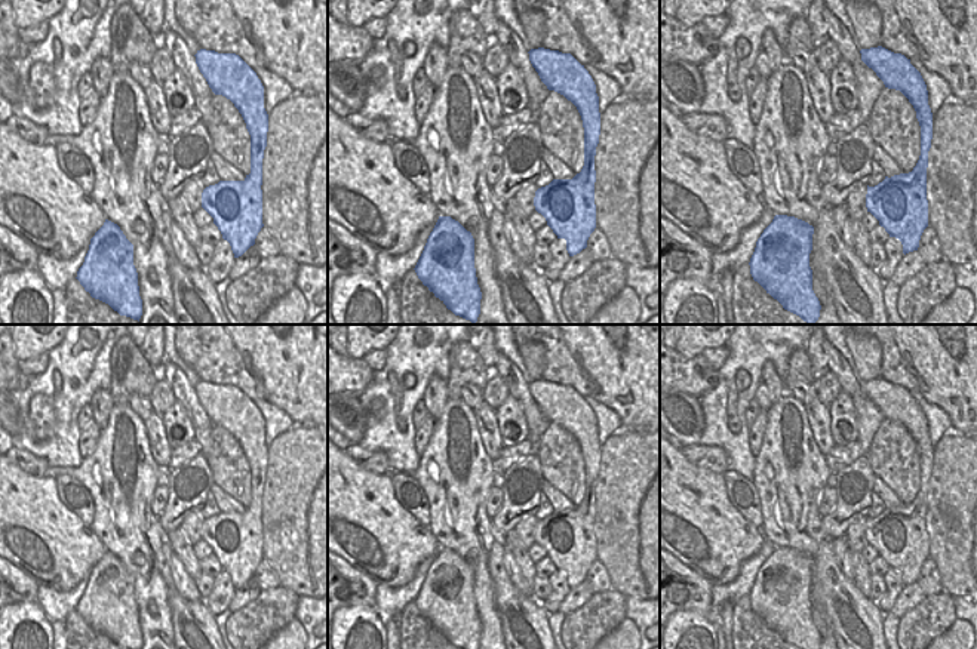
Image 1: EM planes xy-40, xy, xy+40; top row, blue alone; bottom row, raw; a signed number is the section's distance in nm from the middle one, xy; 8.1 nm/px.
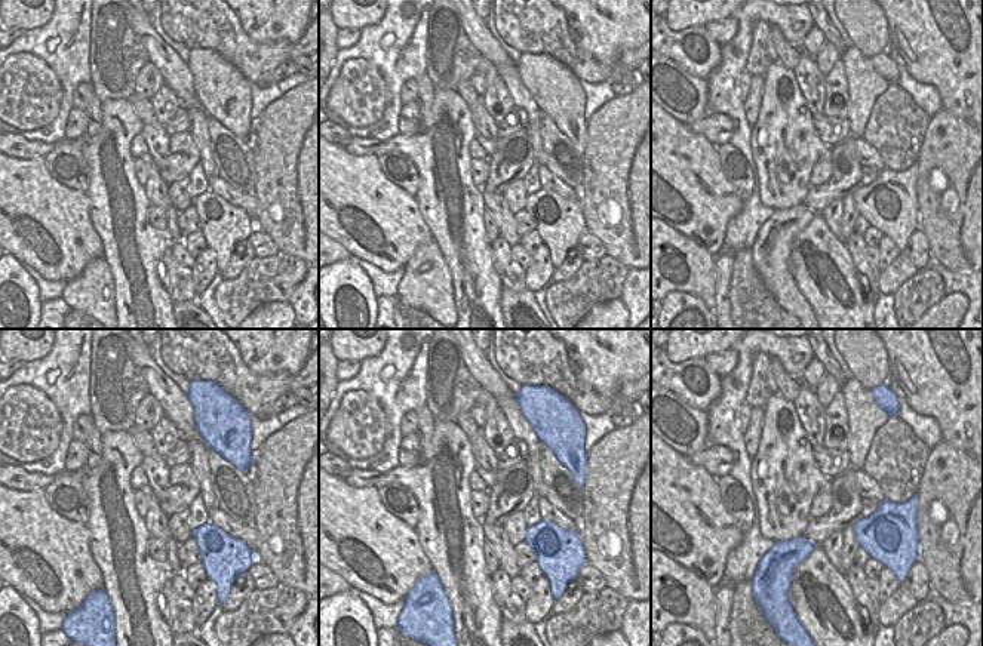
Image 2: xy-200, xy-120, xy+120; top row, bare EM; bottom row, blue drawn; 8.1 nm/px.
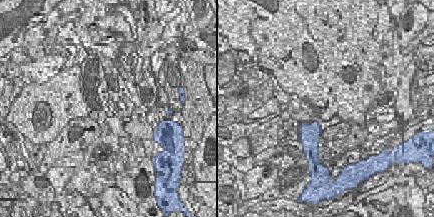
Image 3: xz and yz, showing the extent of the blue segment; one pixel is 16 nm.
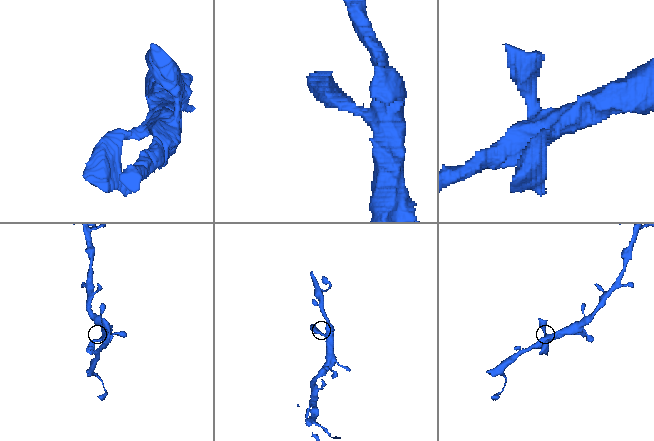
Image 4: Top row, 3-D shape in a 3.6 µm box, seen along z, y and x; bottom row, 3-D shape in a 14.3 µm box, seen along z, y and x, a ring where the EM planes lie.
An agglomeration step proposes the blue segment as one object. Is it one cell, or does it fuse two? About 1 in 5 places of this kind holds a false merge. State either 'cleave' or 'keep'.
keep

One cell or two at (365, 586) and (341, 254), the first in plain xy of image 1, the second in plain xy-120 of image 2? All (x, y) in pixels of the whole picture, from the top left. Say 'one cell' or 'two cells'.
one cell

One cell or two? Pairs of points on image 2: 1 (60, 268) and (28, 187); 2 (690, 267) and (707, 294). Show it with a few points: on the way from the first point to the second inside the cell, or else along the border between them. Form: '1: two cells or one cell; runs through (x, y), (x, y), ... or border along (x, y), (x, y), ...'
1: one cell; runs through (61, 248), (51, 230), (28, 208)
2: one cell; runs through (694, 273), (703, 288)

